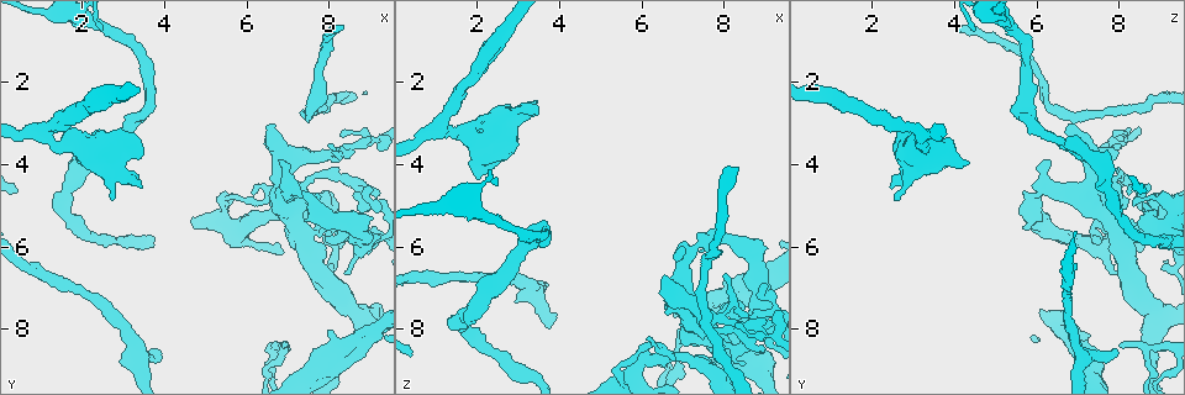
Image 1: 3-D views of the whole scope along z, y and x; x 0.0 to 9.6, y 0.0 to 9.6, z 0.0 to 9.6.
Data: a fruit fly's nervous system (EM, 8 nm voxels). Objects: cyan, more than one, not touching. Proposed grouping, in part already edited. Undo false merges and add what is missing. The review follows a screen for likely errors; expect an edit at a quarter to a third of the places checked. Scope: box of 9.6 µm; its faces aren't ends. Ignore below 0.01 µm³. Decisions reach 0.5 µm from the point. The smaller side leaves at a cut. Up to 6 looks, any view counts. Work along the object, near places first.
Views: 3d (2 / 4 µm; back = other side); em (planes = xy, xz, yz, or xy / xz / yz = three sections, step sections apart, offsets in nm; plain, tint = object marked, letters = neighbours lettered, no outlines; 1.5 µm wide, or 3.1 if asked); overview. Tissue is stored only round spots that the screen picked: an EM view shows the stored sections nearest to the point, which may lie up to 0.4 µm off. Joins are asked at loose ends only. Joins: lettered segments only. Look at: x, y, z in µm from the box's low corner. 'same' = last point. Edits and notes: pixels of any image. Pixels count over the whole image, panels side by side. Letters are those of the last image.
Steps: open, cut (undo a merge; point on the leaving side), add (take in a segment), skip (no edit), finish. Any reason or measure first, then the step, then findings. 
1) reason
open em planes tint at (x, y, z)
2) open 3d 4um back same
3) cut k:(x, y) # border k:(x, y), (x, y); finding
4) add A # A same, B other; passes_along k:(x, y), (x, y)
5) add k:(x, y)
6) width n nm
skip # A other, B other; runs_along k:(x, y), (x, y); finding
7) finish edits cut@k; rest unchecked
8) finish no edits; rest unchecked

long arm stops here
open em xy step 4 tint at (8.35, 0.65, 4.15)

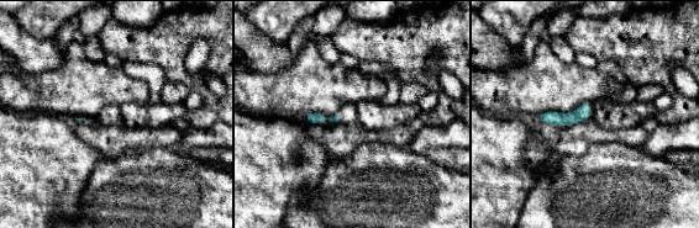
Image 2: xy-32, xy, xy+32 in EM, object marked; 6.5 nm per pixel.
another direction
open em planes letters same

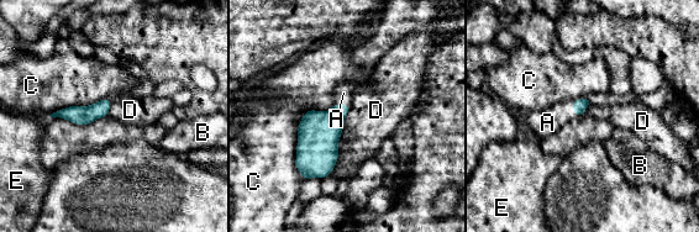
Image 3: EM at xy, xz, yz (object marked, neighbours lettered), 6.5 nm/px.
add A # A same, B other, C other, D other, E other; passes_along 3:(319, 132), (342, 104), (343, 93); it goes on there

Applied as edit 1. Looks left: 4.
sharp bend
open em planes letters at (1.20, 3.35, 3.25)

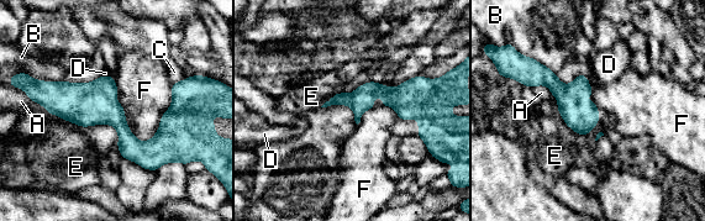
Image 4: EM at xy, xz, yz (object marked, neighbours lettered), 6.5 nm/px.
width 160 nm
skip # A other, B other, C other, D other, E other, F other; border 4:(172, 84), (158, 130), (137, 140); one neuron here

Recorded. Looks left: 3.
an open end
open em planes letters at (3.80, 8.45, 7.90)

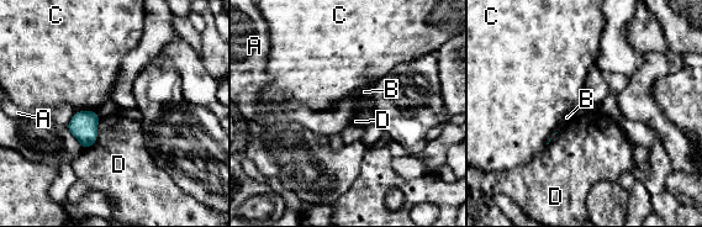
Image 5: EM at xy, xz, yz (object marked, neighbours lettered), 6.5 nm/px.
skip # A other, B other, C other, D other; border 5:(93, 110), (79, 110), (75, 112); none of them fits

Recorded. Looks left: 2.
finish edits add@3; rest unchecked

